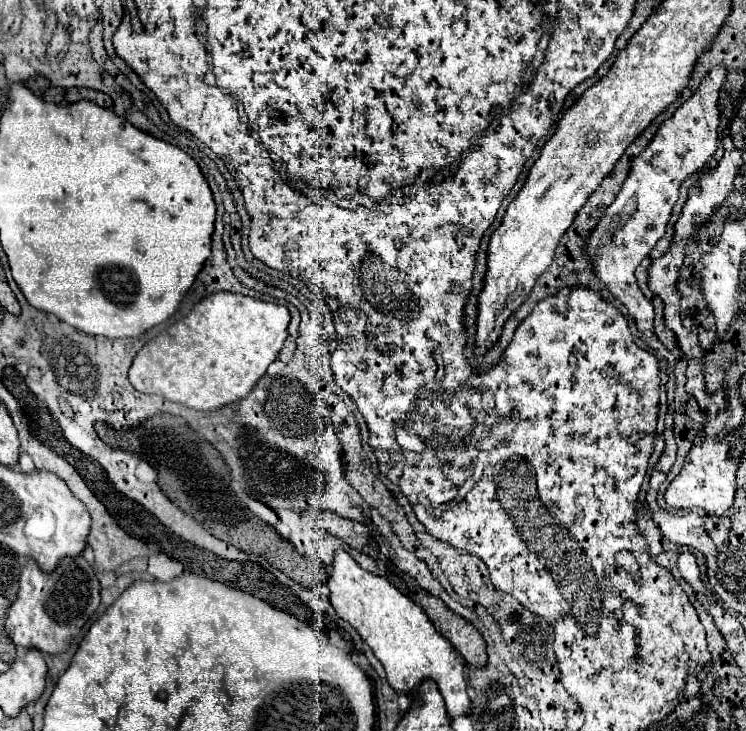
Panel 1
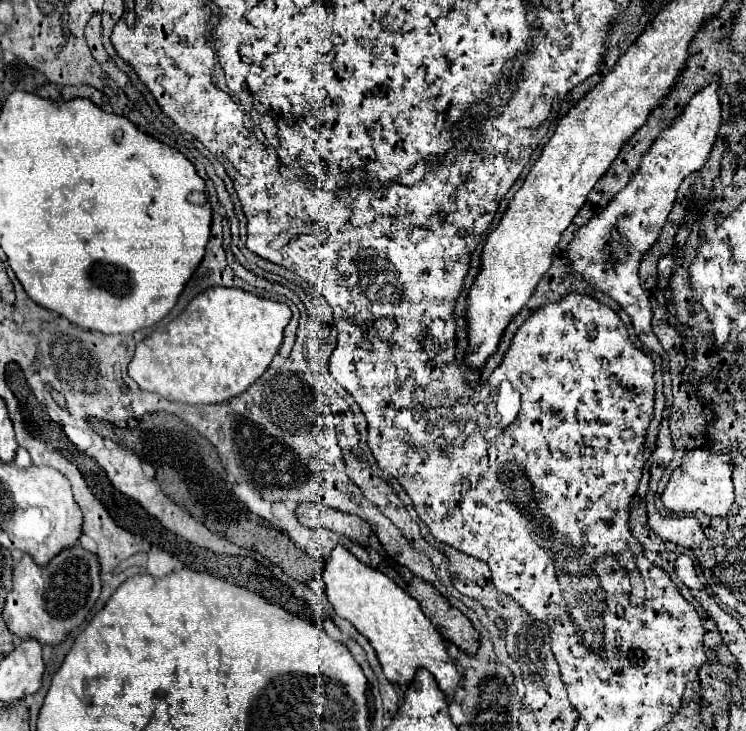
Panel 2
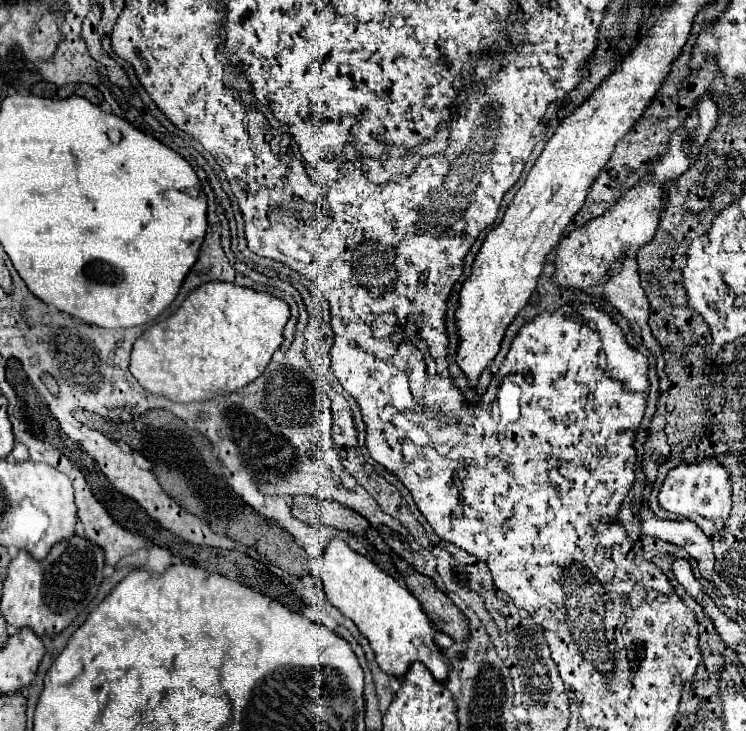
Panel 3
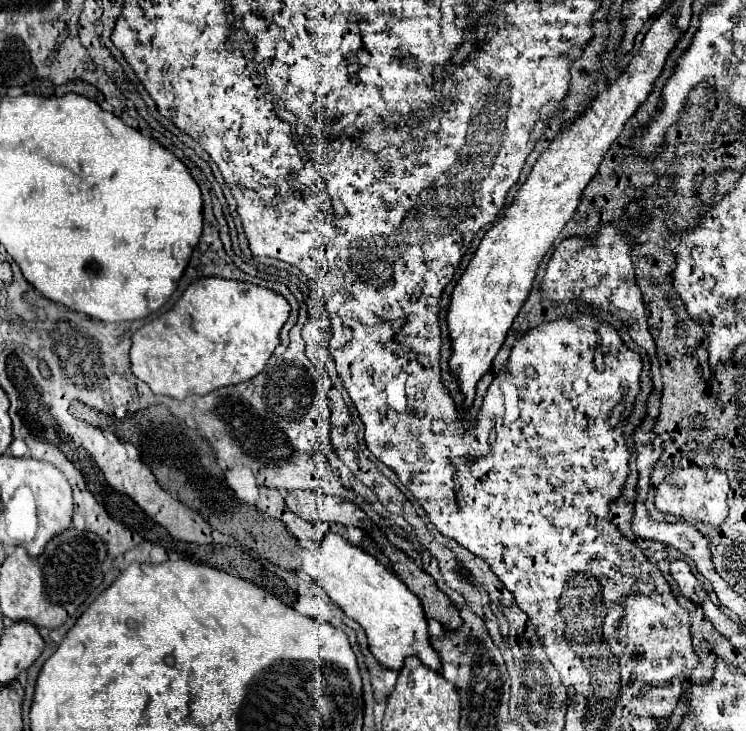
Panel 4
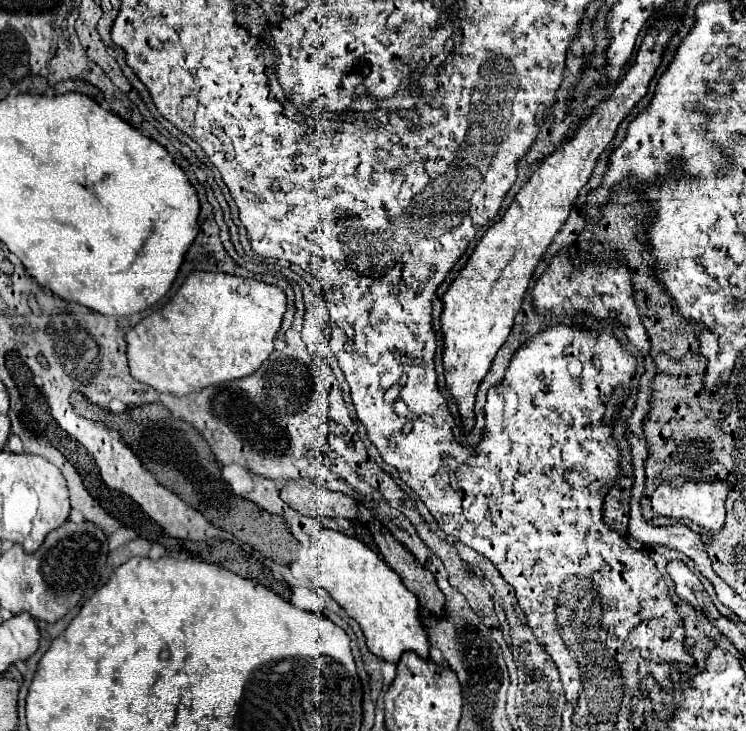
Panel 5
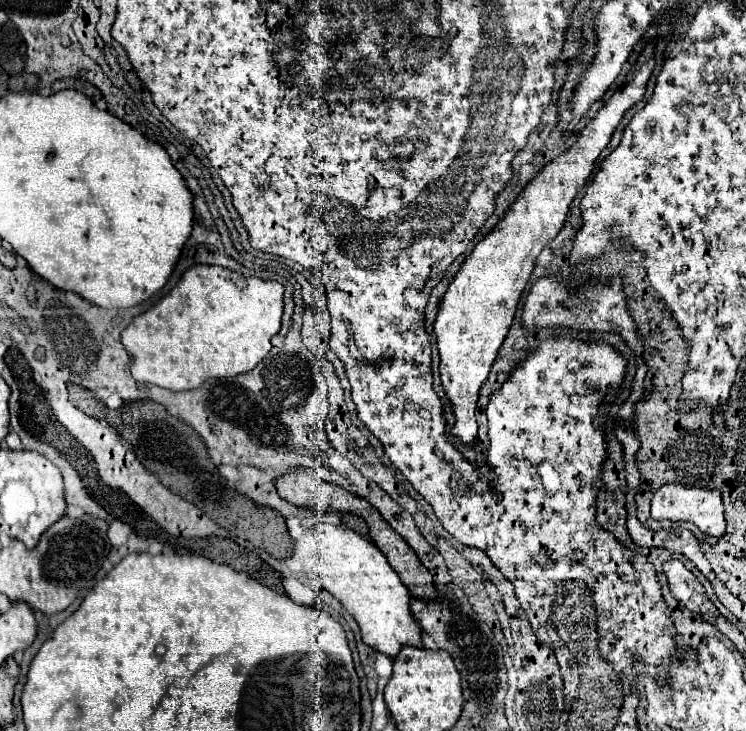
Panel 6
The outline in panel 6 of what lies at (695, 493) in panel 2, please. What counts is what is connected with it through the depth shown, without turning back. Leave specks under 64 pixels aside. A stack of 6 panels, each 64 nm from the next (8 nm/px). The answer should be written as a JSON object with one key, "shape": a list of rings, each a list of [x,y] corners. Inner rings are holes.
{"shape":[[[676,483],[664,484],[654,492],[654,496],[652,496],[652,518],[654,520],[672,520],[672,522],[692,522],[702,532],[712,534],[712,536],[722,536],[724,528],[726,528],[720,490],[689,488]]]}

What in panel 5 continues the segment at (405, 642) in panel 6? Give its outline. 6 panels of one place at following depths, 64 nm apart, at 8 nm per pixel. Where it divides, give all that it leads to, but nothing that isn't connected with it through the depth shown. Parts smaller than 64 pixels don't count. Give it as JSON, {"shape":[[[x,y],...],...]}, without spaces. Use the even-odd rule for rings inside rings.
{"shape":[[[324,528],[300,546],[300,562],[316,566],[318,586],[360,624],[366,636],[366,646],[374,656],[392,664],[396,664],[408,650],[424,660],[430,658],[430,644],[422,626],[418,598],[402,584],[400,576],[358,538]]]}

